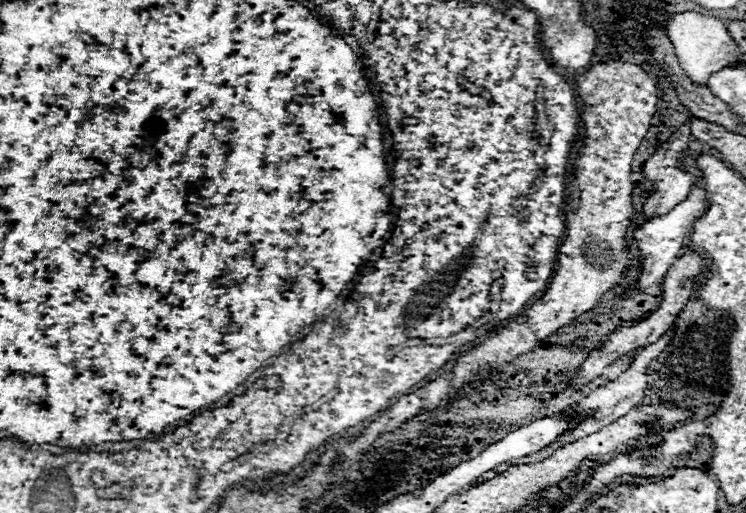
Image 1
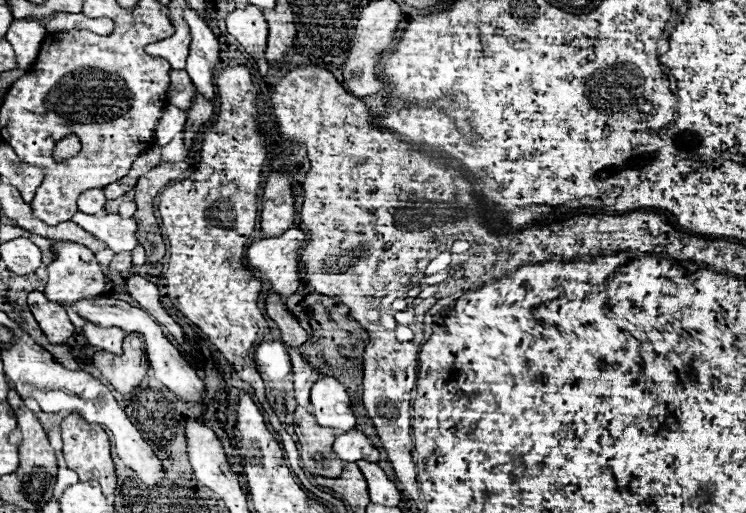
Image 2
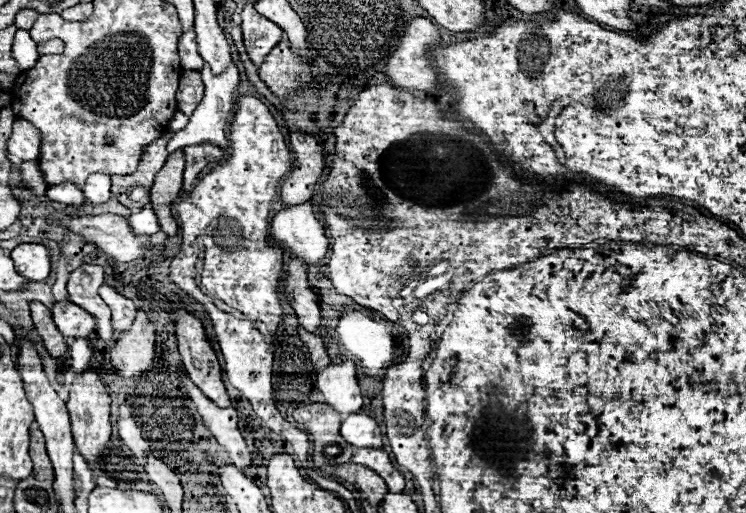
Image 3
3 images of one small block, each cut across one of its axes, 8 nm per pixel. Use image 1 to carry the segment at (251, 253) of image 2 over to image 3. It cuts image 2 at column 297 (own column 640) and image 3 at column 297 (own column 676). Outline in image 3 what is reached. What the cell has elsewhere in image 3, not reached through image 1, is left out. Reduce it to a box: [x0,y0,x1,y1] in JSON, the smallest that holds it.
[270,200,328,266]

